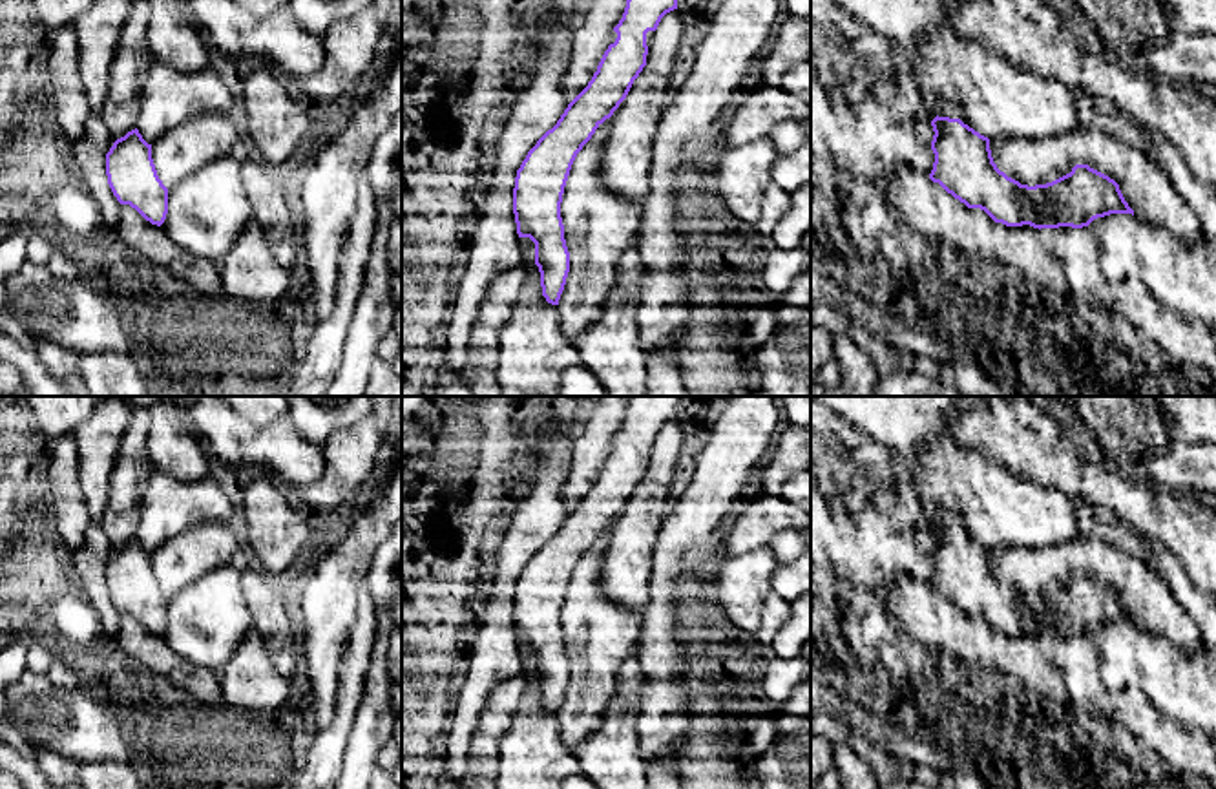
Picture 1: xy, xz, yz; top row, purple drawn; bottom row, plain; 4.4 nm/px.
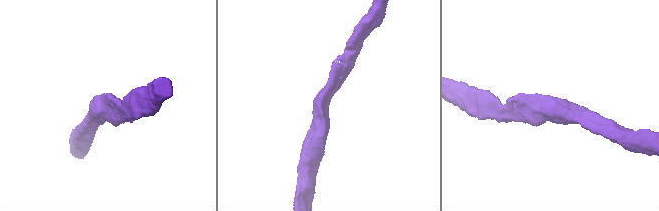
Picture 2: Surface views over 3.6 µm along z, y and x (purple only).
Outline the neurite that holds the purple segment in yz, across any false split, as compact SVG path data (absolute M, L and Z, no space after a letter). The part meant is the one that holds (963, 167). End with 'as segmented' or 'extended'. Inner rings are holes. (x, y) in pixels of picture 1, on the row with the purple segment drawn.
M960 119L931 121L935 153L929 179L968 208L984 210L995 223L1033 228L1088 226L1110 214L1132 214L1119 184L1108 175L1075 164L1046 184L1021 184L997 168L990 139Z; as segmented

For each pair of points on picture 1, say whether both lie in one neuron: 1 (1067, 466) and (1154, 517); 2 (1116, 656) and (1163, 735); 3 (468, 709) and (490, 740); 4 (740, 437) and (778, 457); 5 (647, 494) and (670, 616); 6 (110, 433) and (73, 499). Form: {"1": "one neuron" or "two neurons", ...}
{"1": "one neuron", "2": "two neurons", "3": "two neurons", "4": "two neurons", "5": "two neurons", "6": "two neurons"}

